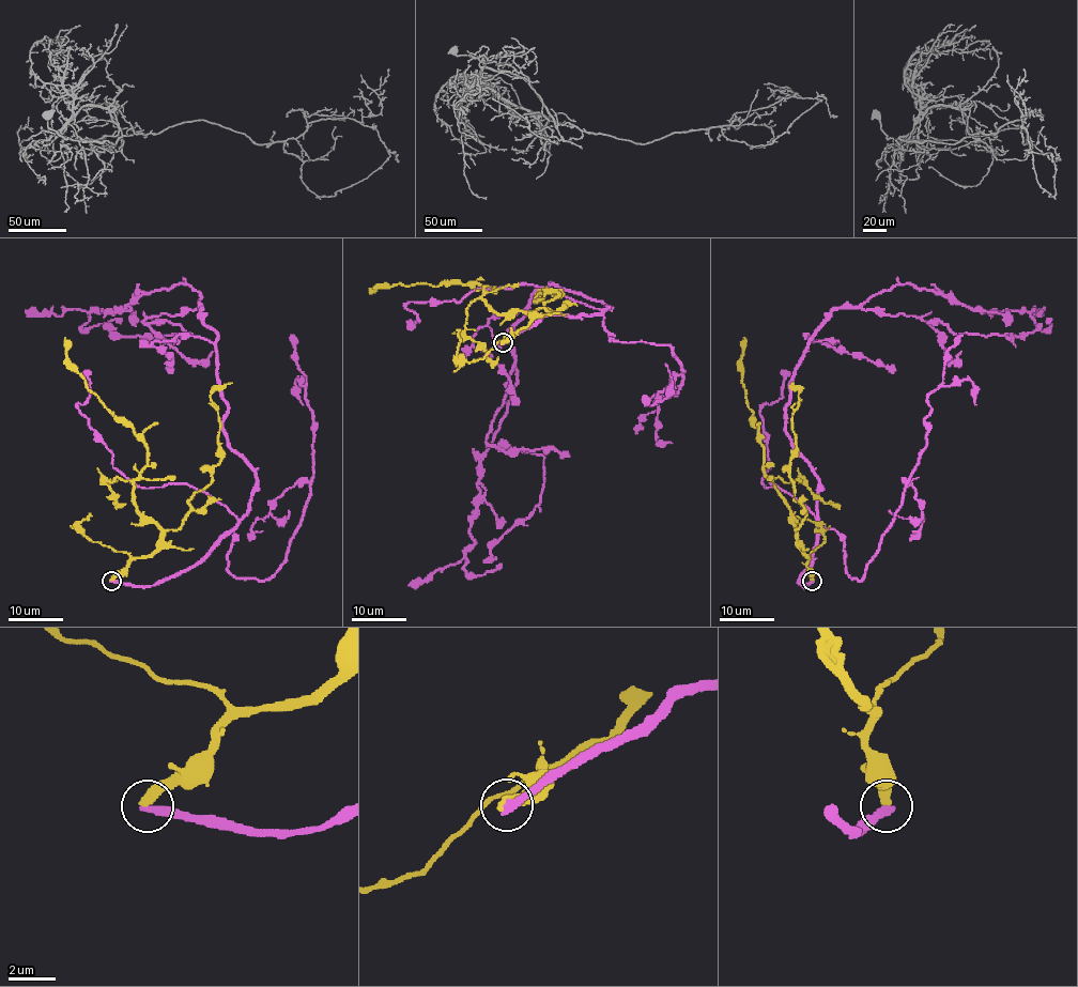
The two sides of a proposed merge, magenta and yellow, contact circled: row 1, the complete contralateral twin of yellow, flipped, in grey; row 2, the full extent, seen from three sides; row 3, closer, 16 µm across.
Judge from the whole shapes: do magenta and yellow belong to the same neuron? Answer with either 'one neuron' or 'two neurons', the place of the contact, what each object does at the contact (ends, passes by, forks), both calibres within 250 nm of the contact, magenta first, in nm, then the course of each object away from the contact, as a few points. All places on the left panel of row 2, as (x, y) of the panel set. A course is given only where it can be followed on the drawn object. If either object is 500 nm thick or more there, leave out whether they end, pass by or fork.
two neurons; place (111, 581); magenta ends; yellow ends; calibres 320 and 440 nm; course magenta (111, 580), (195, 567), (256, 476), (222, 431), (200, 293), (144, 292), (80, 330), (122, 321); course yellow (111, 580), (133, 559), (156, 549), (160, 538), (133, 494), (148, 447), (88, 388), (68, 360), (65, 337)

